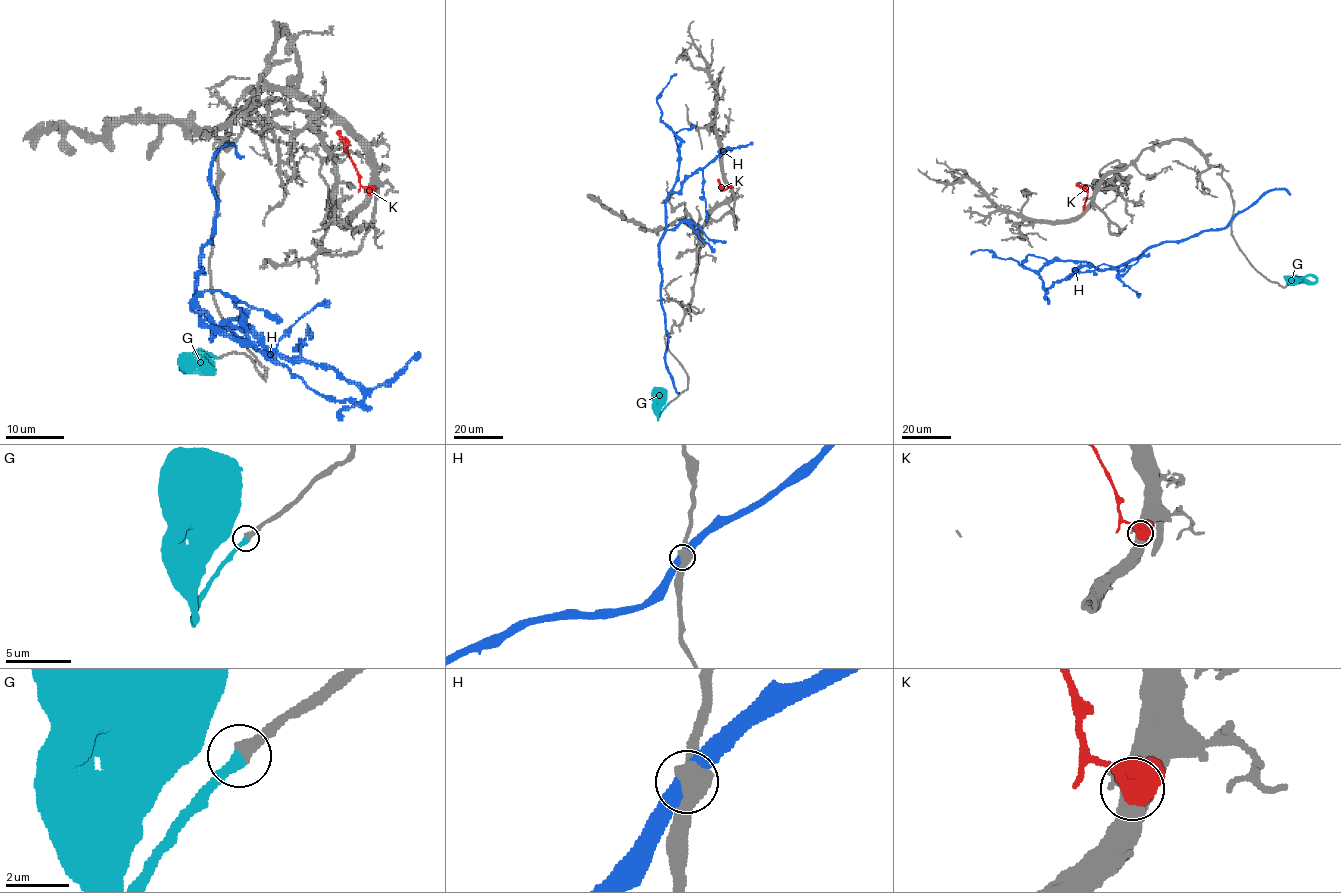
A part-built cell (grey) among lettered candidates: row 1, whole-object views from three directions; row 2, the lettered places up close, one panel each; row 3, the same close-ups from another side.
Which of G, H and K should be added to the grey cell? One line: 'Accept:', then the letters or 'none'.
Accept: G

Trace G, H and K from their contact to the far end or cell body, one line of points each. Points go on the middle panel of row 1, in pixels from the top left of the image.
G: (668, 404), (658, 419), (654, 387)
H: (667, 335), (659, 242), (680, 141), (661, 120), (657, 99), (676, 73)
K: (731, 187), (722, 190), (718, 179)

